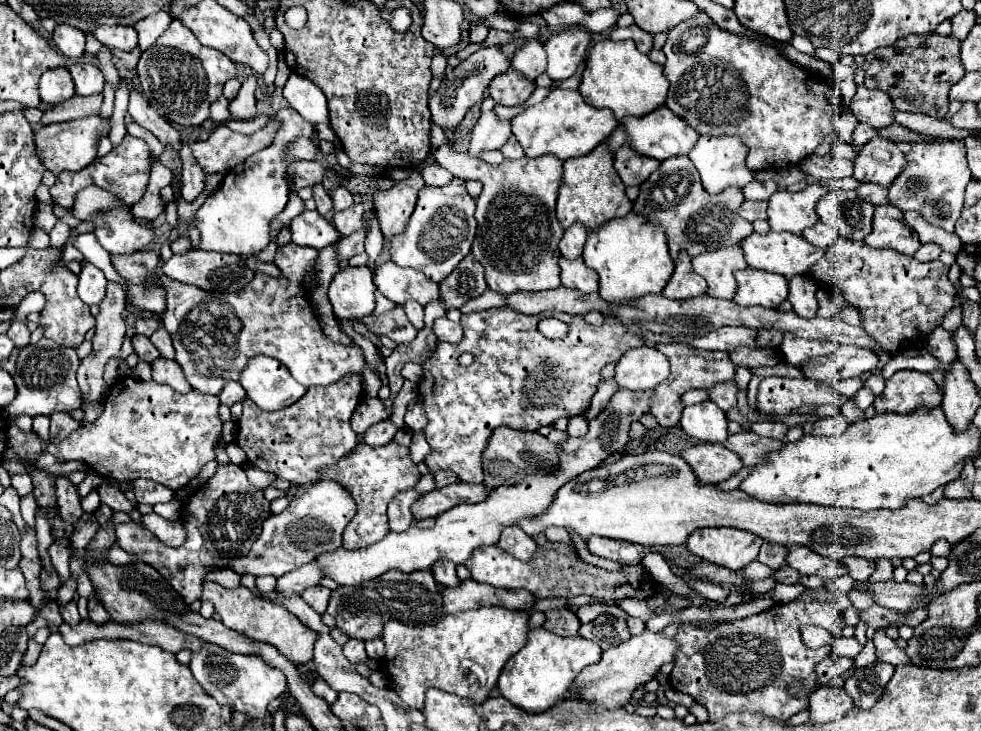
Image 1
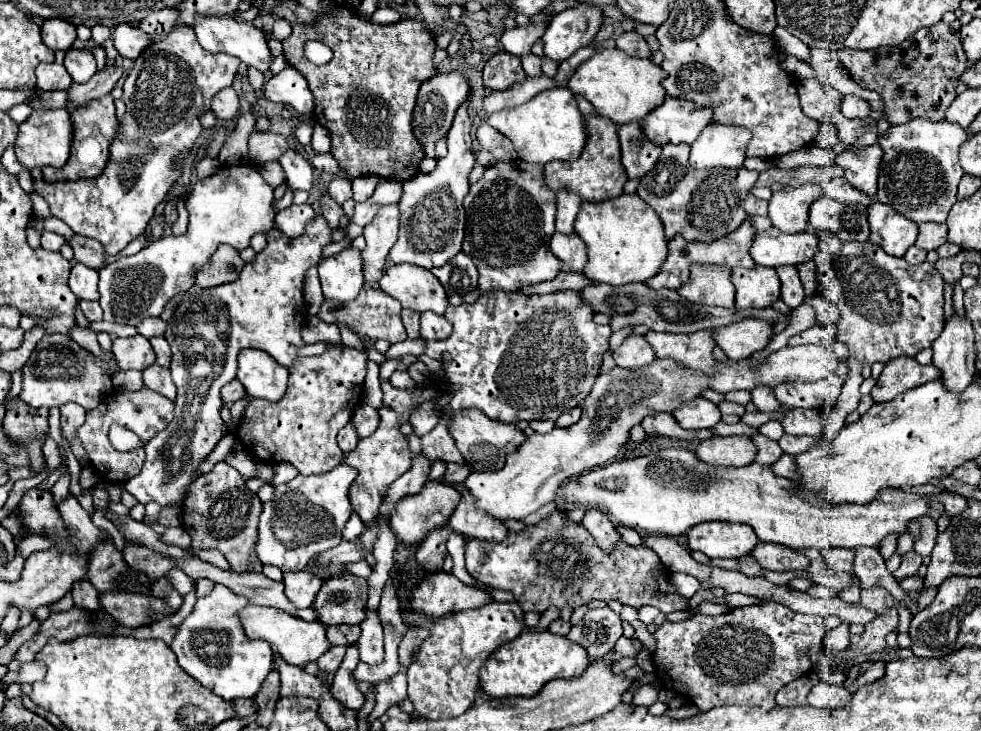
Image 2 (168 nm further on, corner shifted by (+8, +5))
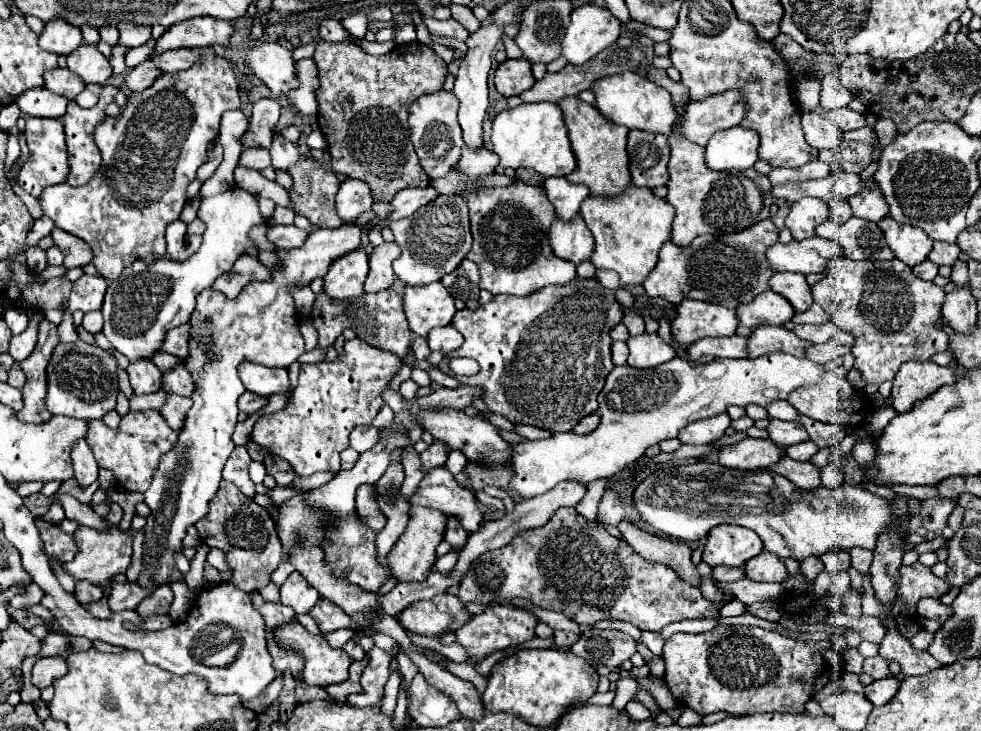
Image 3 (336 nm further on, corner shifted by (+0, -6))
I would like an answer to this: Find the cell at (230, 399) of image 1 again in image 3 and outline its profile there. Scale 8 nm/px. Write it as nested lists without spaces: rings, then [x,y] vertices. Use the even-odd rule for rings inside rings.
[[[245,391],[245,393],[239,397],[239,411],[247,413],[247,415],[253,415],[255,411],[263,409],[265,405],[267,405],[267,397],[253,395],[251,391]]]

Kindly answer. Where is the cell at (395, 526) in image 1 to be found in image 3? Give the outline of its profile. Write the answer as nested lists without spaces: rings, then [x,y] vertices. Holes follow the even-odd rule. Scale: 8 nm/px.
[[[435,441],[425,453],[421,453],[421,463],[423,463],[423,471],[429,471],[431,467],[439,467],[447,461],[449,455],[449,447],[447,443]]]

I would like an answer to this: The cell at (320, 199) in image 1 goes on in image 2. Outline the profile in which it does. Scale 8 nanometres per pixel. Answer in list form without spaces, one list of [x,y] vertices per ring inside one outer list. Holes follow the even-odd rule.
[[[289,150],[279,158],[279,162],[287,174],[287,184],[291,188],[301,188],[305,192],[313,188],[313,166],[301,154]]]

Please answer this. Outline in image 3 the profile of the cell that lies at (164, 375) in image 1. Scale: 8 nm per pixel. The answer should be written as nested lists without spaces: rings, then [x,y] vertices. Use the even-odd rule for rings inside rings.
[[[169,393],[167,403],[165,403],[163,409],[161,409],[161,415],[163,415],[163,419],[169,423],[171,429],[181,431],[181,427],[185,425],[185,415],[187,415],[187,411],[189,411],[191,405],[193,405],[191,399]]]

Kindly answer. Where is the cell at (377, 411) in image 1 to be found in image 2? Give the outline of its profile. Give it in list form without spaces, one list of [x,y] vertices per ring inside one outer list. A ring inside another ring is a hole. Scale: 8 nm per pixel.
[[[349,422],[347,426],[343,426],[343,428],[339,430],[337,442],[339,442],[339,448],[341,448],[343,452],[349,452],[349,450],[353,450],[353,448],[357,446],[357,432],[355,432],[355,428],[353,428],[353,422]]]

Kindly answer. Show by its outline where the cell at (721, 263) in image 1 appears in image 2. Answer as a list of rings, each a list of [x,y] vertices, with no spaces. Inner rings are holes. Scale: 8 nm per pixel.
[[[691,264],[691,278],[681,286],[679,294],[691,302],[733,308],[735,288],[731,268],[721,264]]]

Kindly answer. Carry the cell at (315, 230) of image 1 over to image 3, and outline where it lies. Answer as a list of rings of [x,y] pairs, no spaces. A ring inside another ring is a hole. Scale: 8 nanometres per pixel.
[[[271,225],[267,231],[267,239],[275,245],[275,249],[283,249],[283,251],[301,247],[307,235],[309,235],[307,231],[301,231],[295,225]]]

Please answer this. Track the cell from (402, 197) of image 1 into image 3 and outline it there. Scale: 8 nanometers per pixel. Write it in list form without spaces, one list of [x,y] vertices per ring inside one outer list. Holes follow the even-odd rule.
[[[383,243],[373,249],[373,253],[369,255],[369,275],[363,285],[367,293],[379,293],[393,285],[395,273],[391,269],[391,263],[399,257],[399,253],[401,251],[397,243]]]

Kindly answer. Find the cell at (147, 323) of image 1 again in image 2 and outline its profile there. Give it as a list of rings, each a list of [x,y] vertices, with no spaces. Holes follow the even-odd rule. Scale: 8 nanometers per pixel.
[[[145,318],[141,320],[141,324],[137,326],[137,332],[145,338],[153,338],[153,336],[161,336],[165,332],[165,322],[161,318]]]

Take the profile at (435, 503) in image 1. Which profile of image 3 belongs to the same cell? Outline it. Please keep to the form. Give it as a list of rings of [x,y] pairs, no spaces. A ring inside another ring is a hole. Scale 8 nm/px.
[[[411,507],[409,515],[411,515],[411,519],[409,519],[405,533],[399,537],[393,551],[389,551],[389,569],[397,581],[421,581],[421,579],[425,579],[425,575],[429,575],[433,563],[437,561],[435,549],[441,543],[445,525],[447,525],[447,517],[435,509]]]

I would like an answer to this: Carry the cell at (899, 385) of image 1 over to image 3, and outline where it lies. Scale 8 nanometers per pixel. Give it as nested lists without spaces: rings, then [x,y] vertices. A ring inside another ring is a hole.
[[[907,361],[893,379],[891,405],[897,413],[907,413],[915,403],[933,395],[939,387],[955,381],[957,373],[951,367],[939,367],[933,361]]]

